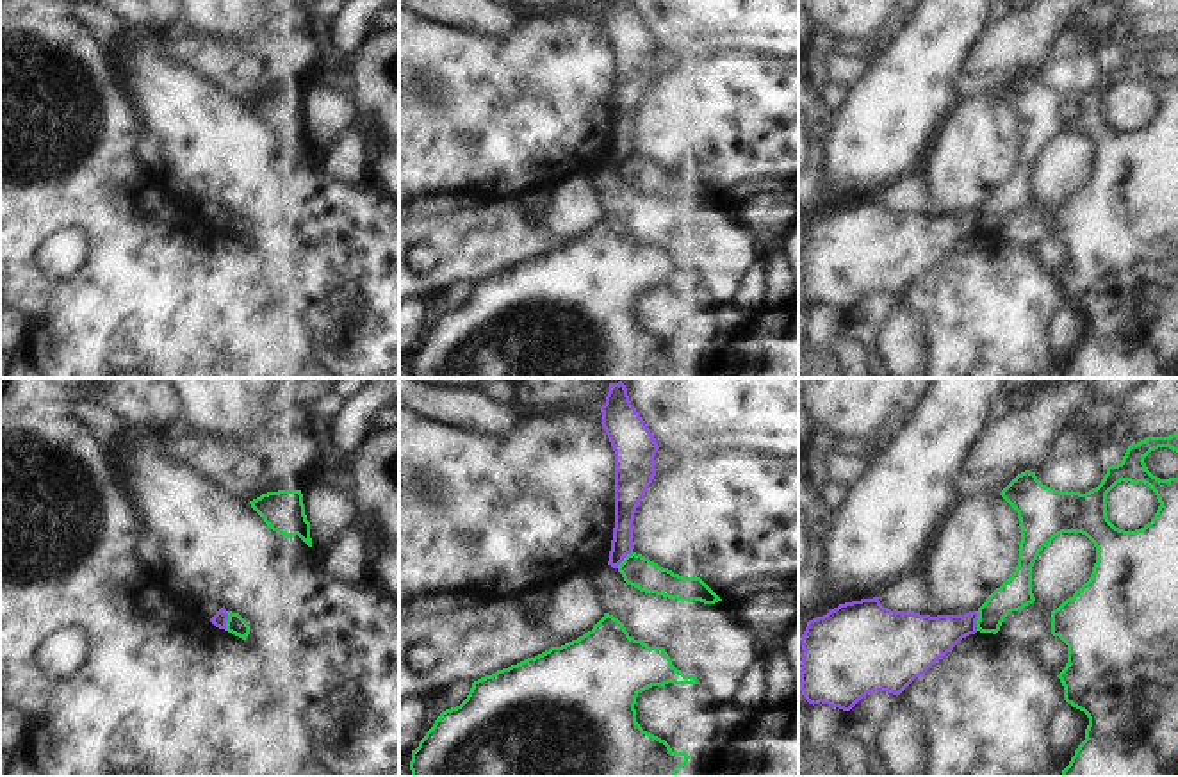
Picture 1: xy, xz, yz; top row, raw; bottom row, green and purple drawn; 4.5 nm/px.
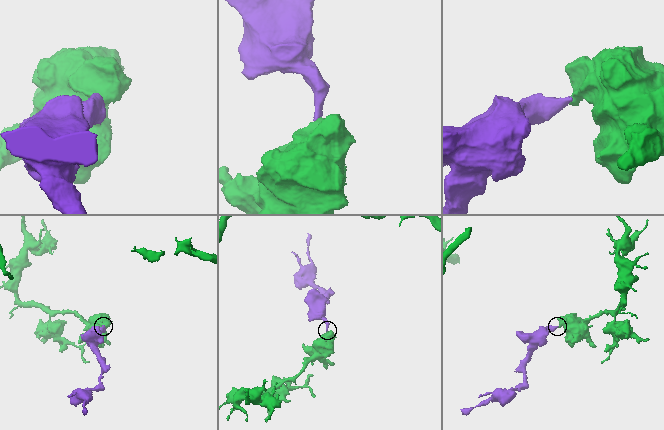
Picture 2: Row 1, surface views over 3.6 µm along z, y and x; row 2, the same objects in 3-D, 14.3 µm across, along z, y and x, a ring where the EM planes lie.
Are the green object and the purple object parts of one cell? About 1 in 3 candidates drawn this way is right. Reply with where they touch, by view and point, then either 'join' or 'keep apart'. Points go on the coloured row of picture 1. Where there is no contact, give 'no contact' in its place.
xy (227, 621) | keep apart

